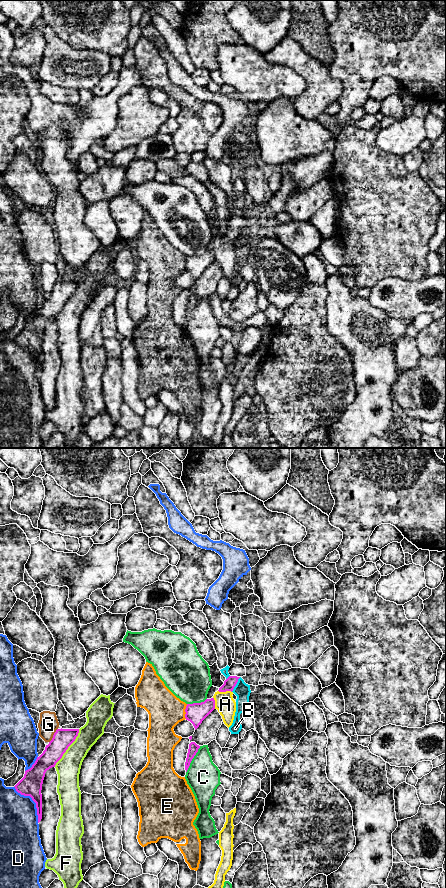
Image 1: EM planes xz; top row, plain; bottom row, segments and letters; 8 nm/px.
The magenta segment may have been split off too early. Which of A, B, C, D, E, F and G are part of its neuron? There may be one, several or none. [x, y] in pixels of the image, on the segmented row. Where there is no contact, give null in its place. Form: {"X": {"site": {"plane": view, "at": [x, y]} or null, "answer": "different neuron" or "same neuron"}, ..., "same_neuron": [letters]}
{"A": {"site": {"plane": "xz", "at": [225, 691]}, "answer": "different neuron"}, "B": {"site": {"plane": "xz", "at": [236, 683]}, "answer": "different neuron"}, "C": {"site": {"plane": "xz", "at": [192, 758]}, "answer": "different neuron"}, "D": {"site": {"plane": "xz", "at": [33, 800]}, "answer": "different neuron"}, "E": {"site": {"plane": "xz", "at": [185, 711]}, "answer": "different neuron"}, "F": {"site": {"plane": "xz", "at": [67, 748]}, "answer": "different neuron"}, "G": {"site": {"plane": "xz", "at": [53, 735]}, "answer": "different neuron"}, "same_neuron": []}

